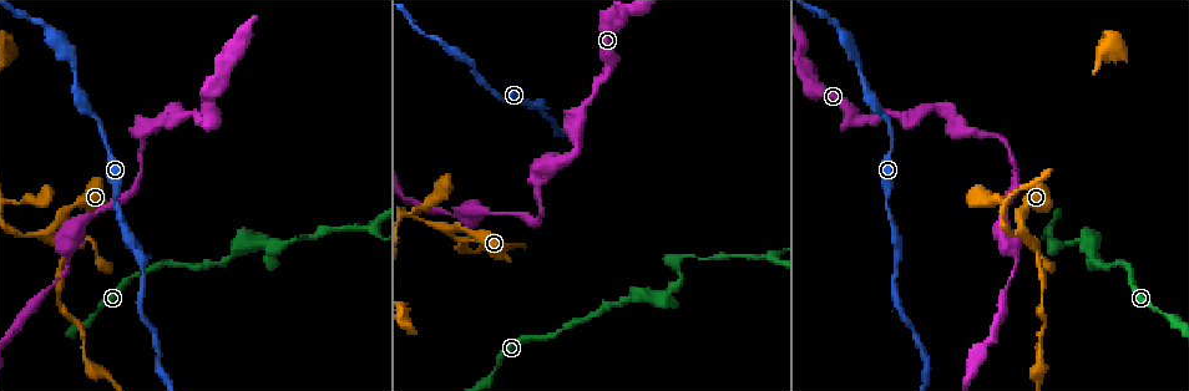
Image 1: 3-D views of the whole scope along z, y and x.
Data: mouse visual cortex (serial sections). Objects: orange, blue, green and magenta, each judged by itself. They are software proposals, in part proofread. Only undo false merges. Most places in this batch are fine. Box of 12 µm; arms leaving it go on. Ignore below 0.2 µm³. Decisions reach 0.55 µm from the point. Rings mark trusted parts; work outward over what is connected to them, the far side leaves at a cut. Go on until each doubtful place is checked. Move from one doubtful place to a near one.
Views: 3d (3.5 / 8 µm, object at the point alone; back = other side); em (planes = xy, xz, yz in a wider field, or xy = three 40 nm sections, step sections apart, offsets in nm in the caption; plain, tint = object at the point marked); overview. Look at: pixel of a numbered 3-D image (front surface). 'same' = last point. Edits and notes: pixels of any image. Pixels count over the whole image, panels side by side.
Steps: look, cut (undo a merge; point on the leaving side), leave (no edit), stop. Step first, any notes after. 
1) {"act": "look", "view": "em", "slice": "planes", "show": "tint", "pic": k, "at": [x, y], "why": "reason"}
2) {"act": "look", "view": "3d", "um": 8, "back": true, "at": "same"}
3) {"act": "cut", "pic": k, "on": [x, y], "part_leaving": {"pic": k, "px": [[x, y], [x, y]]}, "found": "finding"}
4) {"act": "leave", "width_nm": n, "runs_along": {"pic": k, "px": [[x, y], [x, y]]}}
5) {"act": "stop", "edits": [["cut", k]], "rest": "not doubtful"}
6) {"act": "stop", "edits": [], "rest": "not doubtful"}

{"act": "look", "view": "3d", "um": 8, "pic": 1, "at": [48, 229]}

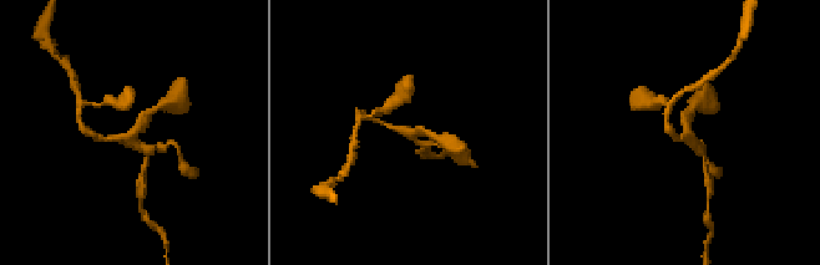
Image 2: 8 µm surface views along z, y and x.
{"act": "look", "view": "3d", "um": 3.5, "pic": 2, "at": [134, 134]}

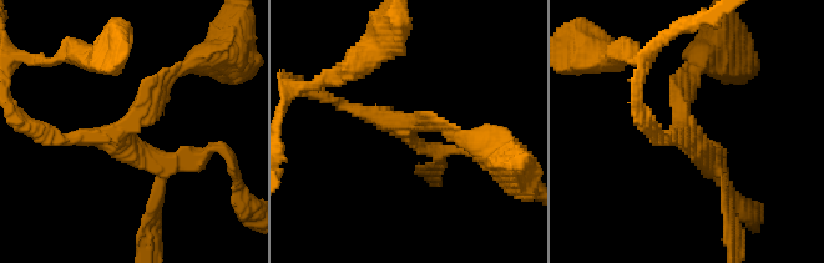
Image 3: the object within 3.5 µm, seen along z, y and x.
{"act": "look", "view": "em", "slice": "planes", "show": "tint", "pic": 3, "at": [405, 123], "arms": 3, "arm_widths_nm": [150, 150, 200]}

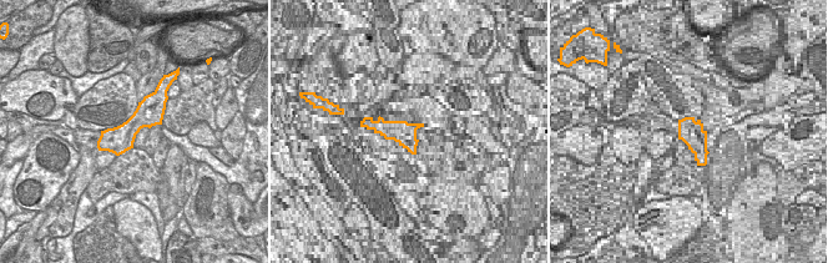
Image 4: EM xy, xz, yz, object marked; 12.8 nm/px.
{"act": "leave", "runs_along": {"pic": 3, "px": [[696, 70], [680, 124], [721, 185]]}, "found": "all the same cell"}

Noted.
{"act": "look", "view": "3d", "um": 8, "pic": 1, "at": [416, 213], "why": "sharp bend"}

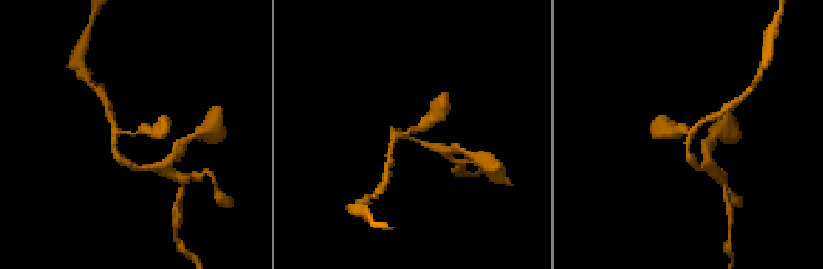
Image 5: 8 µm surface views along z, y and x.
{"act": "look", "view": "em", "slice": "planes", "show": "tint", "pic": 5, "at": [409, 133], "why": "now the EM"}

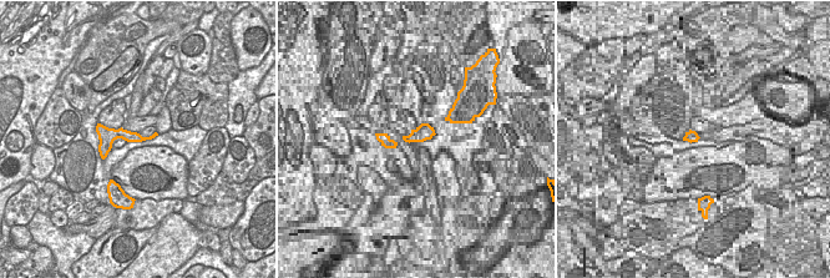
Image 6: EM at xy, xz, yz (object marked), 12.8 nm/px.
{"act": "leave", "runs_along": {"pic": 5, "px": [[119, 156], [119, 132], [158, 131]]}, "found": "continuous, no second cell"}

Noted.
{"act": "look", "view": "3d", "um": 3.5, "pic": 1, "at": [463, 242], "why": "a narrow waist"}

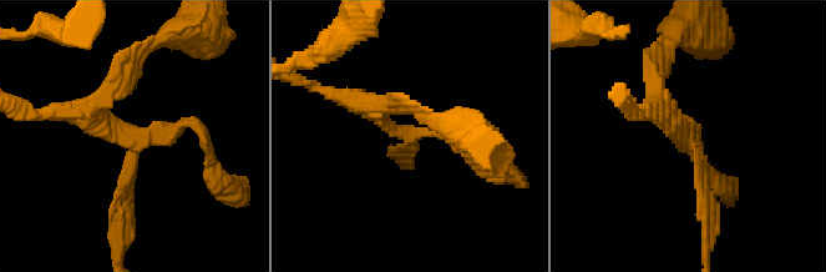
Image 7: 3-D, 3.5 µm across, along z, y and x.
{"act": "look", "view": "em", "slice": "xy", "step": 1, "show": "tint", "pic": 7, "at": [696, 161]}

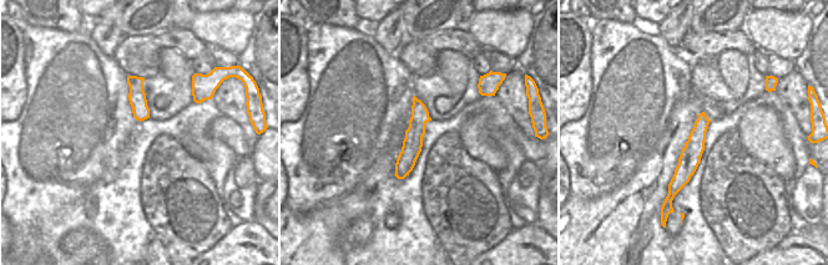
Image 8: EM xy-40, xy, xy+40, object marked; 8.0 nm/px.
{"act": "leave", "runs_along": {"pic": 8, "px": [[702, 116], [696, 144], [671, 193]]}, "found": "one cell here"}

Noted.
{"act": "look", "view": "3d", "um": 3.5, "pic": 1, "at": [767, 259], "why": "three arms meet"}

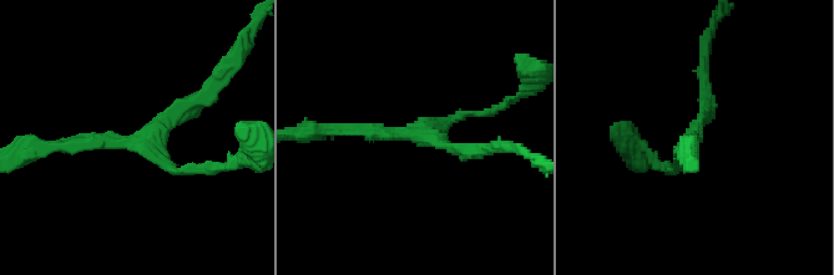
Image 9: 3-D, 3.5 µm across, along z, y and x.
{"act": "look", "view": "em", "slice": "xy", "step": 2, "show": "tint", "pic": 9, "at": [418, 135], "arms": 3, "arm_widths_nm": [100, 150, 200]}

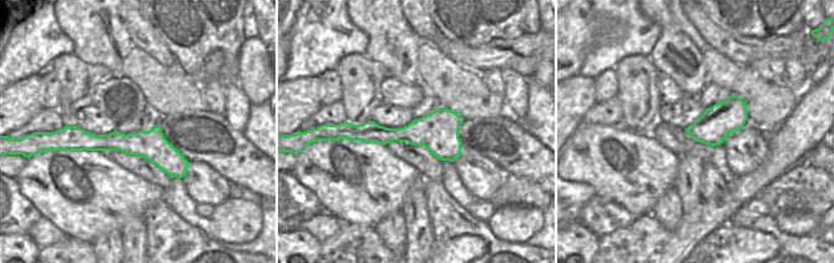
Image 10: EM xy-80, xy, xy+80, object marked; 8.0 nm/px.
{"act": "leave", "runs_along": {"pic": 10, "px": [[72, 129], [182, 171]]}, "found": "all the same cell"}

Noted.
{"act": "stop", "edits": [], "rest": "not doubtful"}

